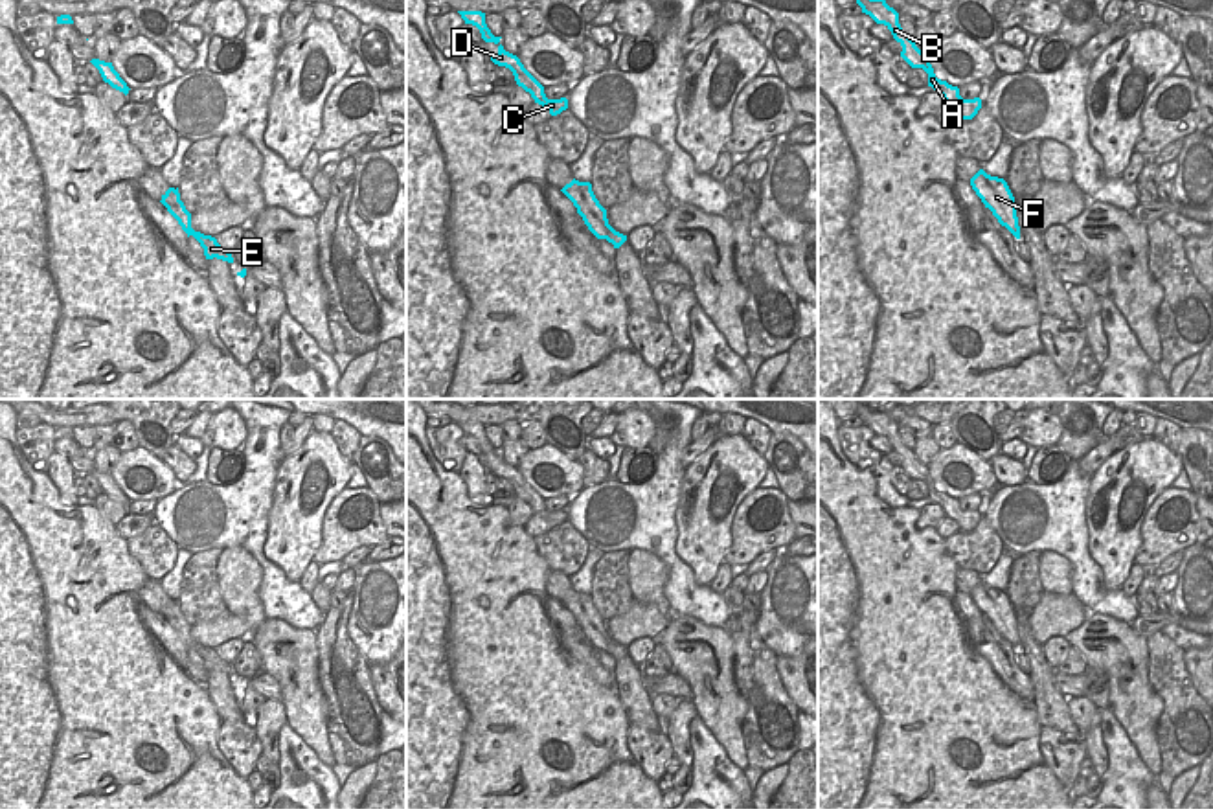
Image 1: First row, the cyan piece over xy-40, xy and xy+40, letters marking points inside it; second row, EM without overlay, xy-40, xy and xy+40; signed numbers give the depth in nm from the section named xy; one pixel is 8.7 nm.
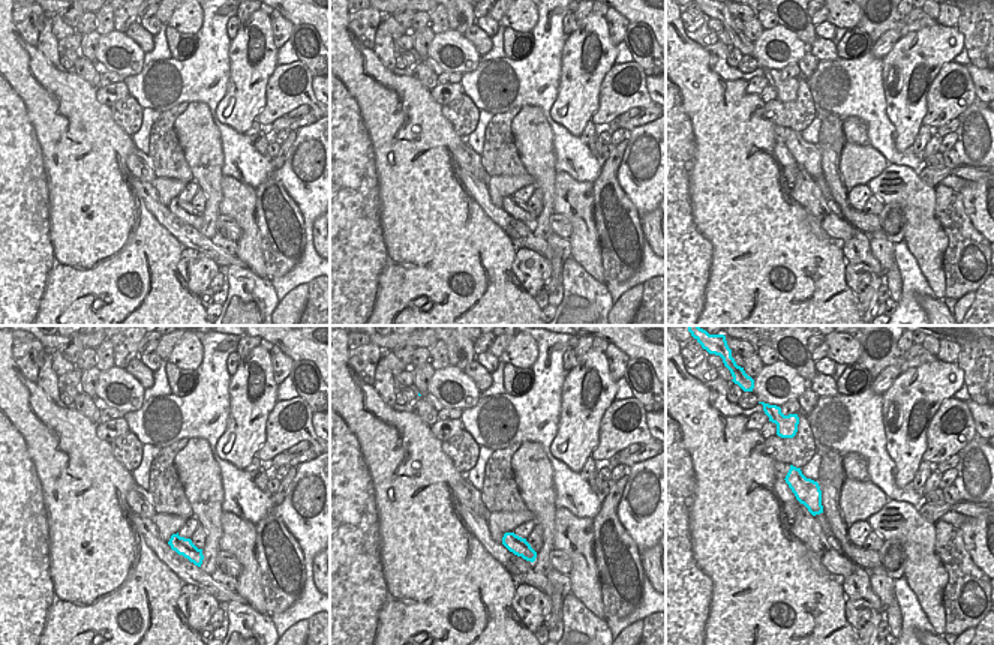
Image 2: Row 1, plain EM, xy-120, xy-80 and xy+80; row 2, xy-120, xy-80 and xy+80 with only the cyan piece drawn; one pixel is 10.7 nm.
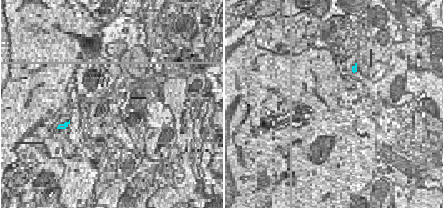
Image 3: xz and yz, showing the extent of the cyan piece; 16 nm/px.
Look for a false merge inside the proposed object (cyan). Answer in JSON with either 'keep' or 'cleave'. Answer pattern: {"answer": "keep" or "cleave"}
{"answer": "keep"}

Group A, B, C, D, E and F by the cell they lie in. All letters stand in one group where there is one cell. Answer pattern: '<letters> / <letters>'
A B C D E F

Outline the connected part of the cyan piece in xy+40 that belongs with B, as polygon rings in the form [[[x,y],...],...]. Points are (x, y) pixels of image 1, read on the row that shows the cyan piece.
[[[856,0],[856,4],[862,7],[862,13],[869,15],[877,24],[884,24],[891,31],[893,39],[902,46],[901,57],[912,68],[923,68],[928,74],[928,86],[939,92],[945,103],[958,110],[959,120],[972,120],[978,114],[981,99],[963,99],[958,86],[935,77],[928,55],[902,31],[899,13],[890,7],[886,0]]]

